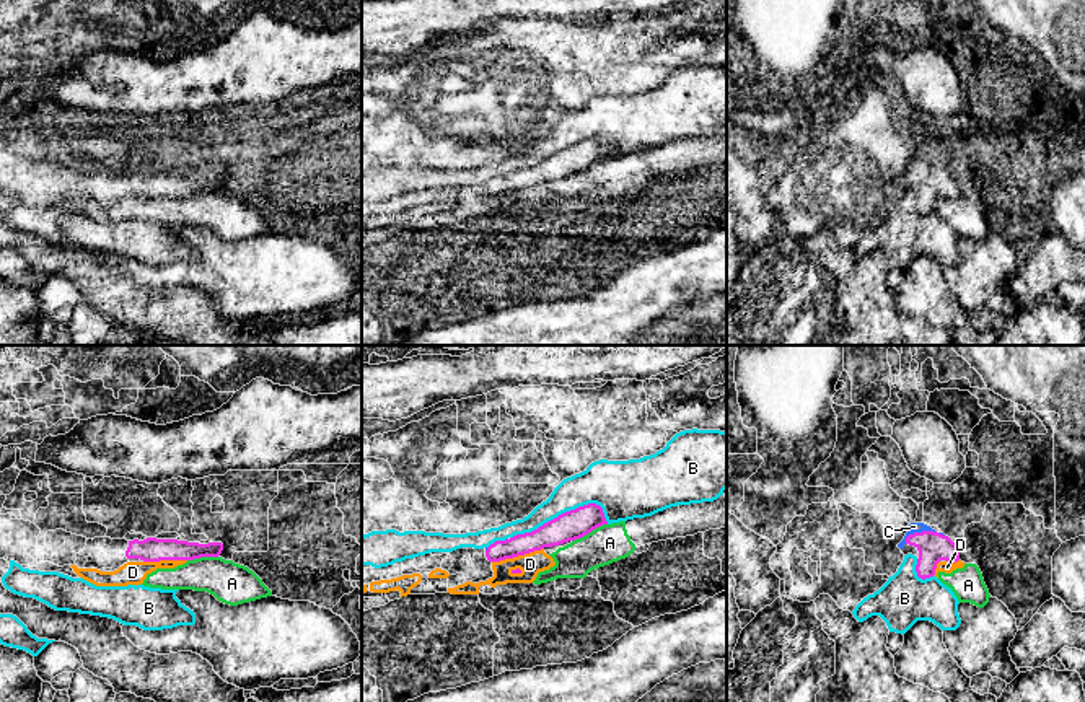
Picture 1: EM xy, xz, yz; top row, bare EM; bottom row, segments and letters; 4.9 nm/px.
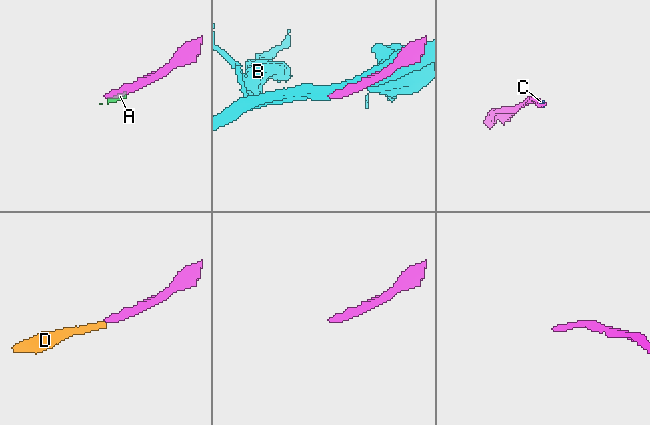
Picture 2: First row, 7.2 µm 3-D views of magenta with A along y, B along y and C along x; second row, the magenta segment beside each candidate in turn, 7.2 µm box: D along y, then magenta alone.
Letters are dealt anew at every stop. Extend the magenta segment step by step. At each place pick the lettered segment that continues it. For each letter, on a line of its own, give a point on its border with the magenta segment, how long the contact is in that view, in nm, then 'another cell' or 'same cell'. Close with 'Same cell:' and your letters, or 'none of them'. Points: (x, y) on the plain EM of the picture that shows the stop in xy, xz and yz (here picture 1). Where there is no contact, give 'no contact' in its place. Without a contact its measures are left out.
A: xz (588, 166) | 200 nm | another cell
B: xz (562, 149) | 500 nm | another cell
C: yz (918, 168) | 170 nm | same cell
D: xz (517, 191) | 260 nm | another cell
Same cell: C

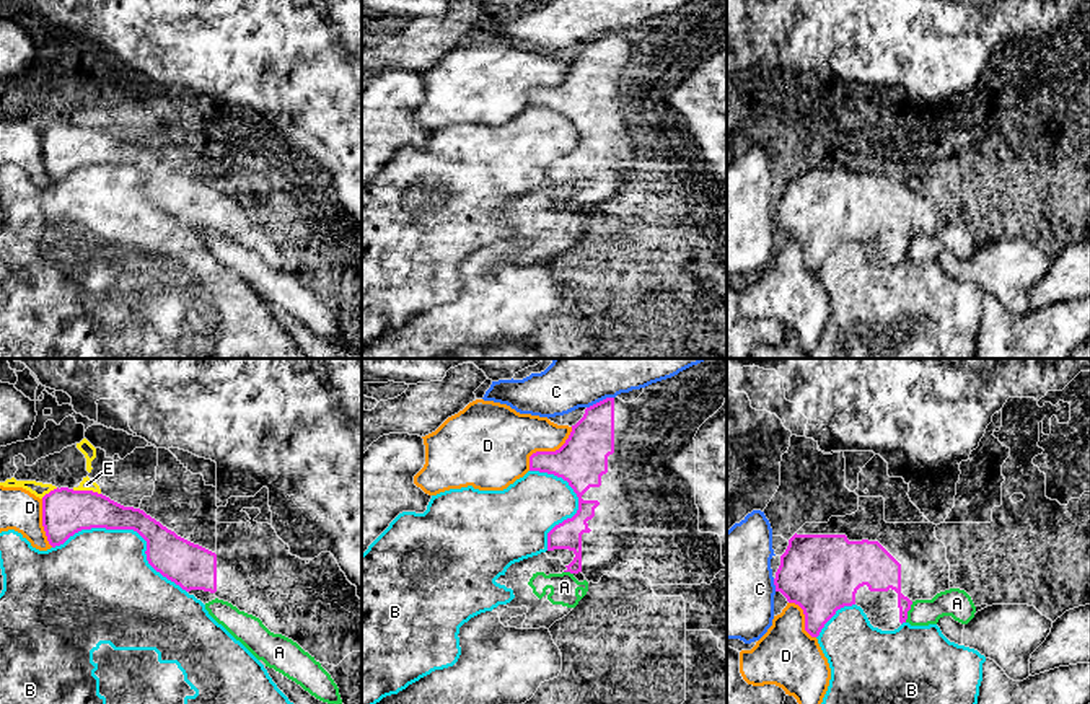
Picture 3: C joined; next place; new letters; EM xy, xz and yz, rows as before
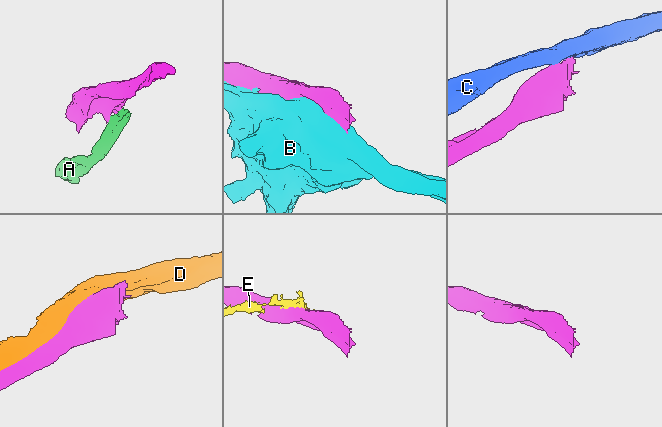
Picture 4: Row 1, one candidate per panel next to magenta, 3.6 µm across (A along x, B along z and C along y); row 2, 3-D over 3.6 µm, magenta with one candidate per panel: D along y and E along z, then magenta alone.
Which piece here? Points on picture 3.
A: yz (908, 245) | 110 nm | another cell
B: xy (129, 163) | 700 nm | another cell
C: xz (600, 36) | 150 nm | another cell
D: xz (548, 87) | 300 nm | another cell
E: xy (87, 126) | 150 nm | another cell
Same cell: none of them

